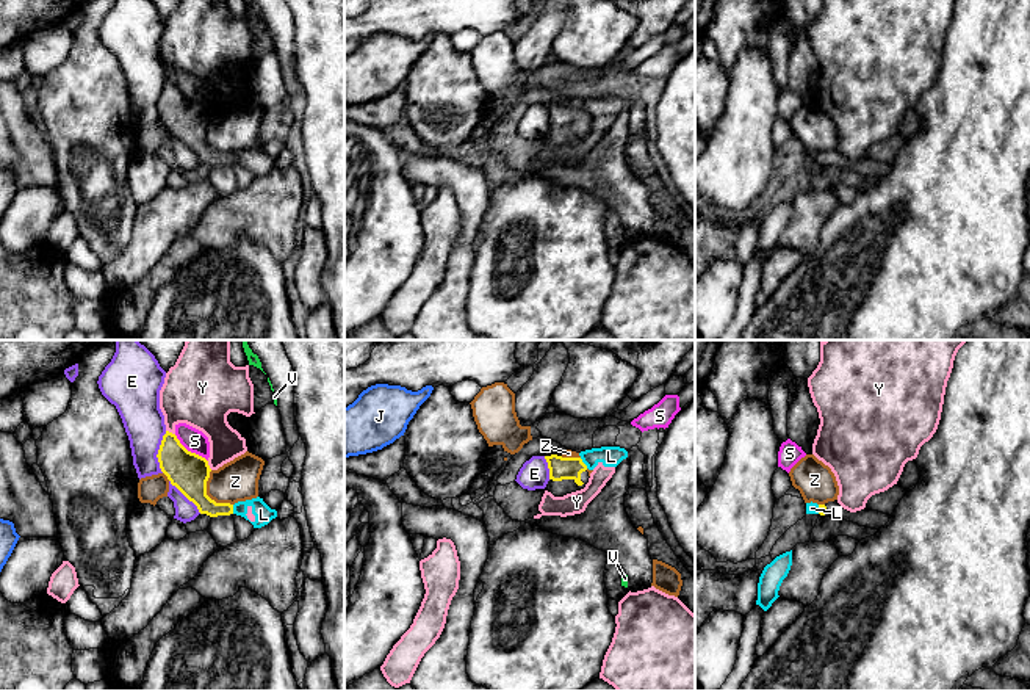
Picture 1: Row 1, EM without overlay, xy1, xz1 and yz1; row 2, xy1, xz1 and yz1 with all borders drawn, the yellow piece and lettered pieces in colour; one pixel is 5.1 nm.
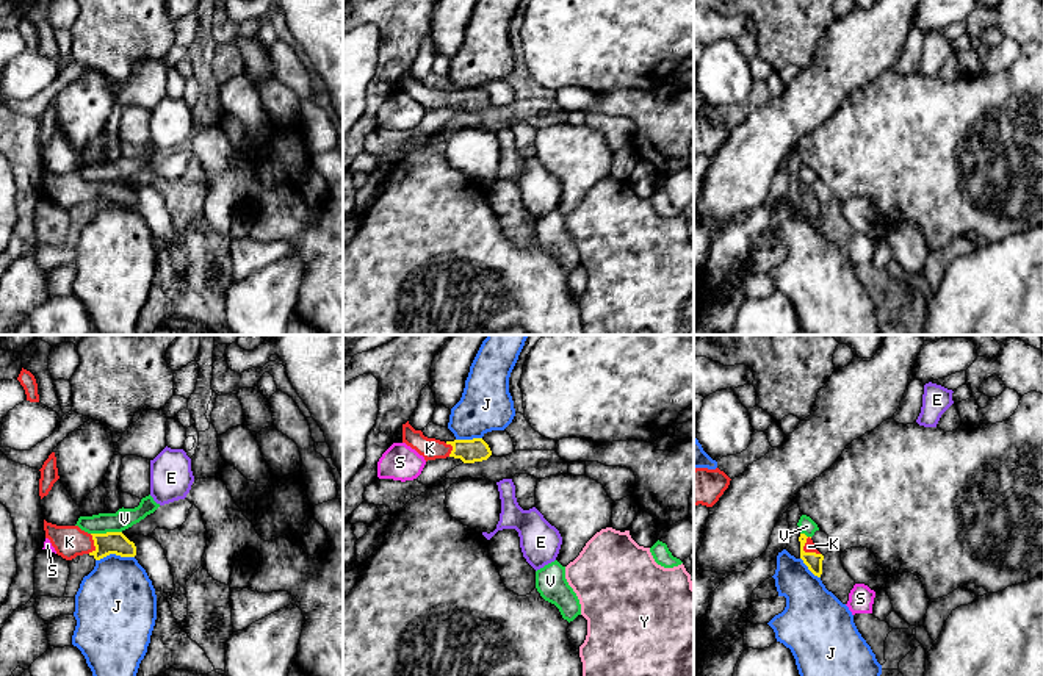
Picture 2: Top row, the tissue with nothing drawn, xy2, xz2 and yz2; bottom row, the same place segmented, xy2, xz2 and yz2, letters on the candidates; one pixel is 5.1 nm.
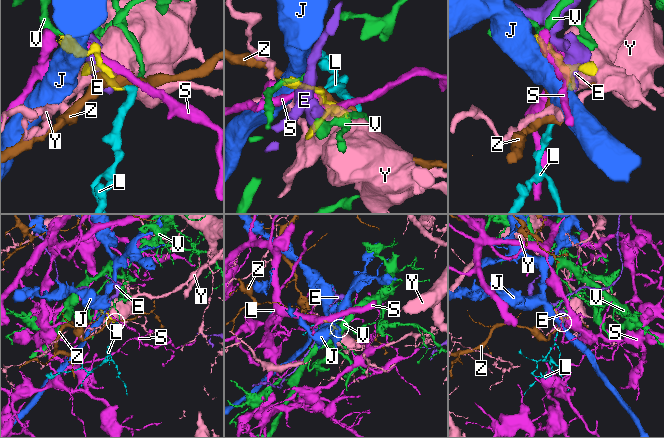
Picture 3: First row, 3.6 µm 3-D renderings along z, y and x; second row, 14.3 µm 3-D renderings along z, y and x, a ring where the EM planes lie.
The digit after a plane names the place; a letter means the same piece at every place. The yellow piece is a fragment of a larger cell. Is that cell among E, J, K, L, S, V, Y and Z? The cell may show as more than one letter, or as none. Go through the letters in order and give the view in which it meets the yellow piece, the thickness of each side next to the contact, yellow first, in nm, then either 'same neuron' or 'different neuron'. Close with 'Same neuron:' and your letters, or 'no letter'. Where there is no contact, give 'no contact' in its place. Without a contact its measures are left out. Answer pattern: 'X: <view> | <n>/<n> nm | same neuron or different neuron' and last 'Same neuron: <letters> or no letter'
E: xy1 | 200/200 nm | different neuron
J: xy2 | 110/400 nm | different neuron
K: yz2 | 90/50 nm | same neuron
L: xz1 | 110/110 nm | different neuron
S: xy1 | 200/120 nm | different neuron
V: xy2 | 110/110 nm | different neuron
Y: xy1 | 200/340 nm | different neuron
Z: xy1 | 200/220 nm | different neuron
Same neuron: K

